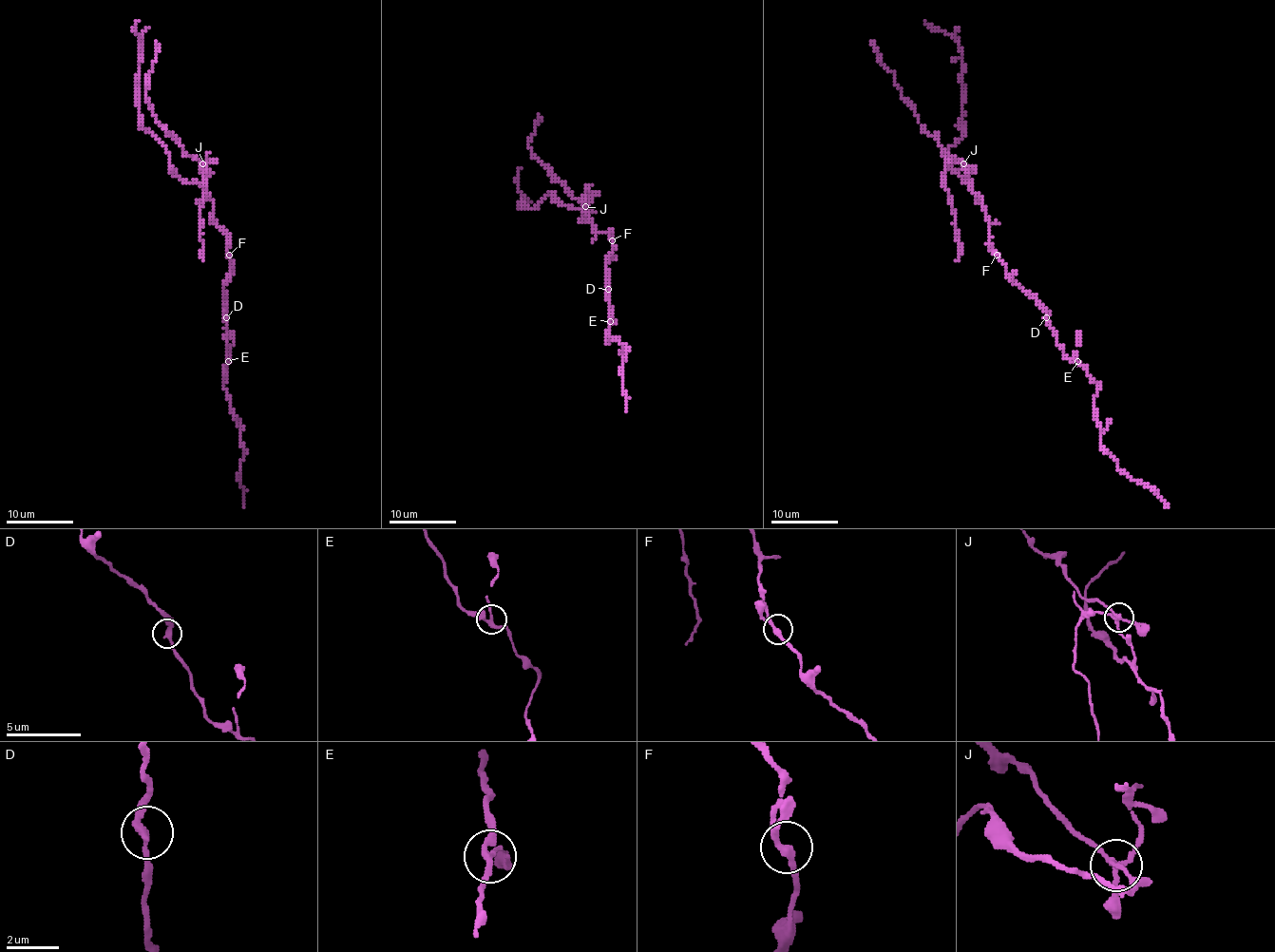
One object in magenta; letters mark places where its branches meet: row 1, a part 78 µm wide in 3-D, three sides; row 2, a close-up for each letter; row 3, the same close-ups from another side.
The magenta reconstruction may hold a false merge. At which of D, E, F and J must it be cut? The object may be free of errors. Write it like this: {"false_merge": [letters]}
{"false_merge": ["J"]}

